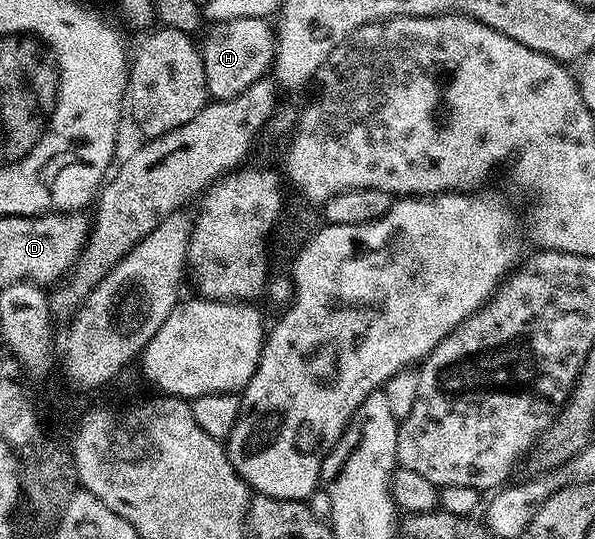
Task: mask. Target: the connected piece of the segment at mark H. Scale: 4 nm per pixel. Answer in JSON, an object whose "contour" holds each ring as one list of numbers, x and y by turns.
{"contour":[[233,18,210,25,207,37,201,40,205,82,207,91,214,99,237,98,241,90,253,86,253,82,264,79,275,62,277,32,264,18]]}

